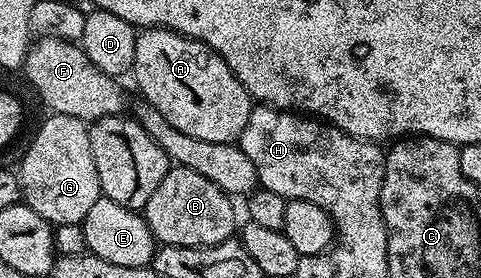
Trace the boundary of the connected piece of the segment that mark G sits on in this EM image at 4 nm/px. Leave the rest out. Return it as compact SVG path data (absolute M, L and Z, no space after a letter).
M49 115L49 120L40 124L36 137L28 144L24 157L18 167L18 187L23 203L28 204L43 220L55 226L57 224L80 224L86 214L90 214L90 206L102 199L98 169L94 167L94 154L90 154L90 134L88 124L73 116Z

